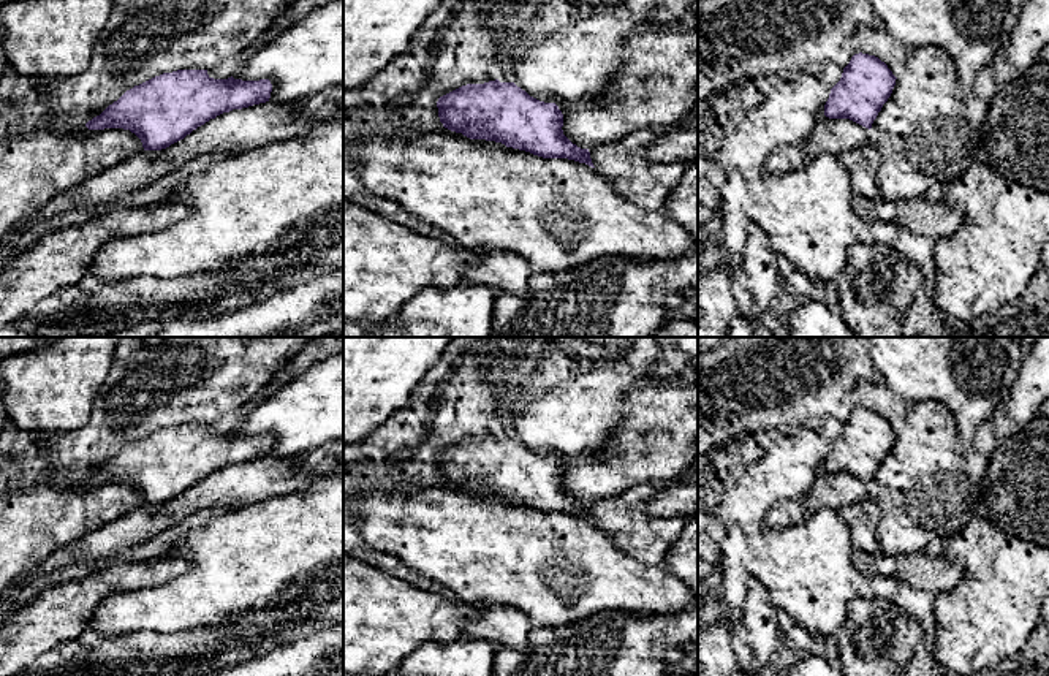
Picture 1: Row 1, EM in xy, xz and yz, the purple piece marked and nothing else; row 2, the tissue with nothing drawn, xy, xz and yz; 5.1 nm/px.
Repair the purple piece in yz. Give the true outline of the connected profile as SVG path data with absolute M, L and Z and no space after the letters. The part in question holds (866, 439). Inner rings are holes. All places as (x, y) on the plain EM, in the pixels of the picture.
M862 407L854 408L843 423L840 435L831 443L824 470L850 473L870 484L891 451L896 434L878 412Z

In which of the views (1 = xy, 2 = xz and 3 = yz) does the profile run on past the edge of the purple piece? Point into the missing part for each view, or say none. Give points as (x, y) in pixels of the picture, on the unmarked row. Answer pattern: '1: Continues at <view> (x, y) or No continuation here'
1: No continuation here
2: No continuation here
3: No continuation here

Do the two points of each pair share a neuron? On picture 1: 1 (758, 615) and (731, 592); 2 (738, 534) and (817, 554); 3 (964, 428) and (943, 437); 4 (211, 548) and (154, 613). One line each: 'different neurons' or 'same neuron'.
1: different neurons
2: same neuron
3: different neurons
4: same neuron

